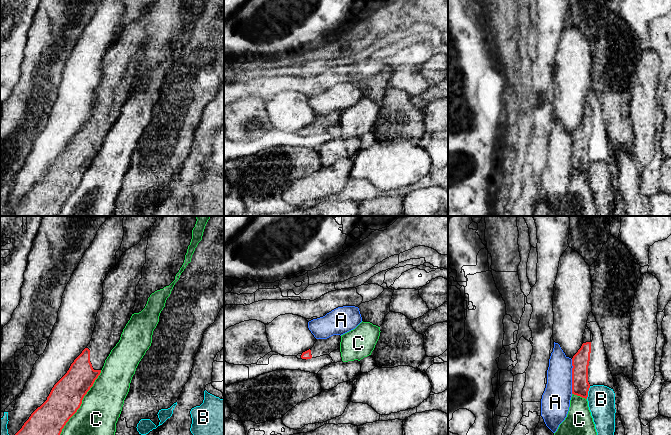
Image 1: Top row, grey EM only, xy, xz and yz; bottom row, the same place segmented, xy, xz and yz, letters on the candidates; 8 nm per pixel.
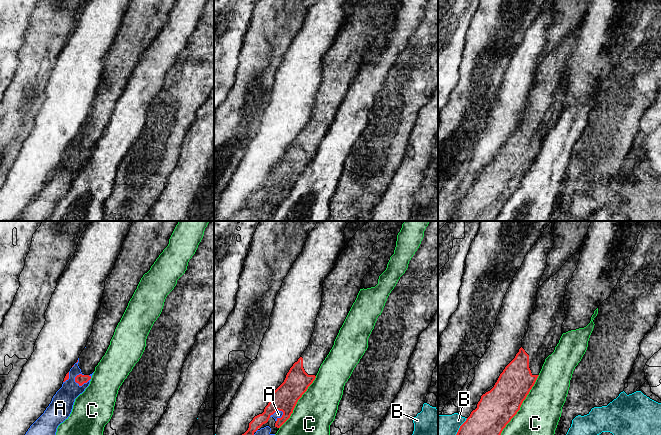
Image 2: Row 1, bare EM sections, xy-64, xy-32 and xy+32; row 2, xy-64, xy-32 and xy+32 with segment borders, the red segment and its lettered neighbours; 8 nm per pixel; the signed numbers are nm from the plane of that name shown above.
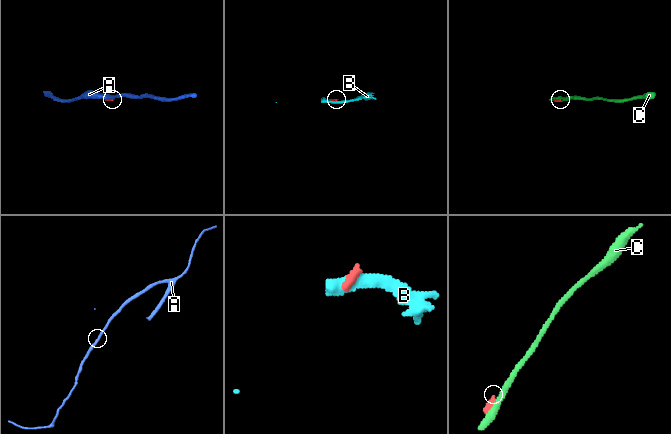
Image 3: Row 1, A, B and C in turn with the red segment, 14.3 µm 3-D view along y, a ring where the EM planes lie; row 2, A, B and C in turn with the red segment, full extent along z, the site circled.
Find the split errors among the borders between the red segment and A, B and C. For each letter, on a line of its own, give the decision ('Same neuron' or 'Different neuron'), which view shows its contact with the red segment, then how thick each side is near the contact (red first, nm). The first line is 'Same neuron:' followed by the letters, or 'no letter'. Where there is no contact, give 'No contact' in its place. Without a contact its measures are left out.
Same neuron: no letter
A: Different neuron. Touches red in yz. Thickness 140 nm (red) against 240 nm
B: Different neuron. Touches red in yz. Thickness 140 nm (red) against 220 nm
C: Different neuron. Touches red in xy. Thickness 260 nm (red) against 320 nm

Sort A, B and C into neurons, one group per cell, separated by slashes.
A / B / C

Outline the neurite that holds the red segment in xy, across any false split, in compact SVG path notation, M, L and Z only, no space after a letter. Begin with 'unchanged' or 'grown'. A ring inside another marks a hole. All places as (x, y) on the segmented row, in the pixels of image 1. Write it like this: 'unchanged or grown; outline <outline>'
grown; outline M150 230L141 241L126 250L118 264L108 273L103 283L103 303L96 316L95 328L88 346L71 364L67 373L54 385L47 400L38 407L15 435L60 435L69 419L77 412L82 400L101 373L105 360L119 342L123 329L130 320L136 303L136 286L142 278Z

